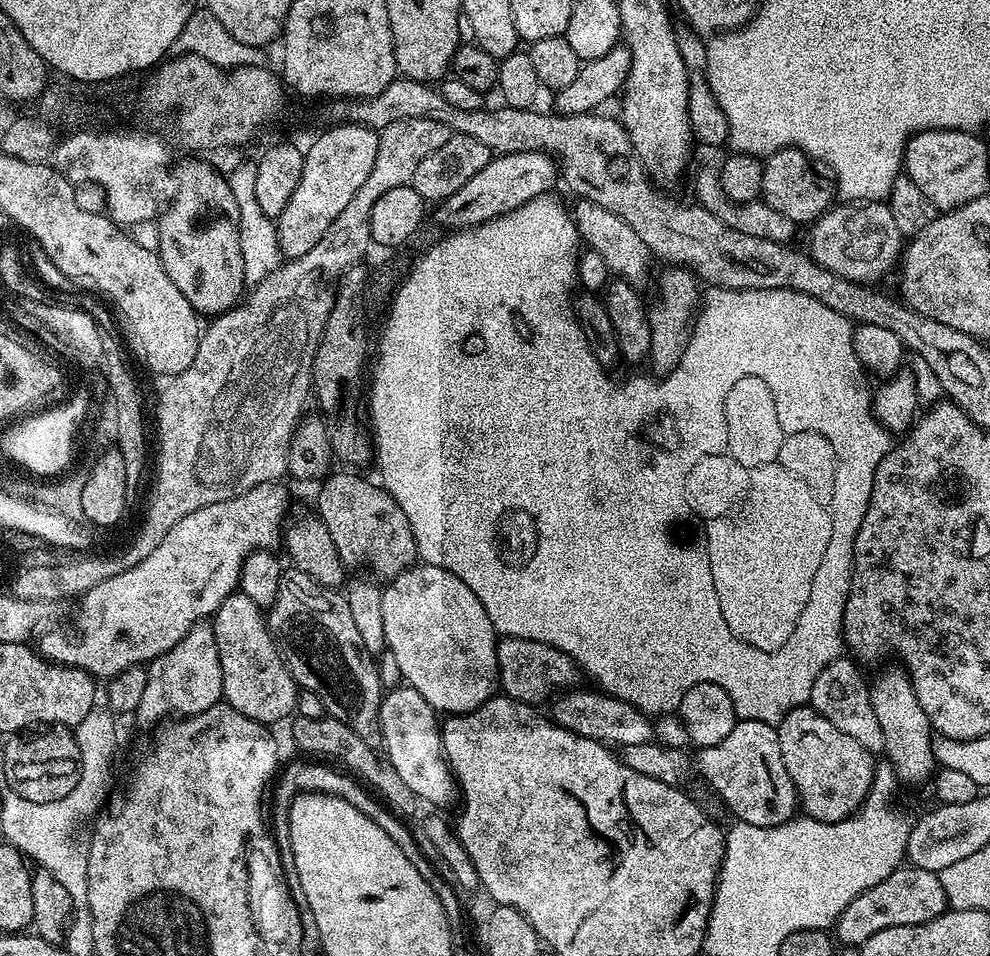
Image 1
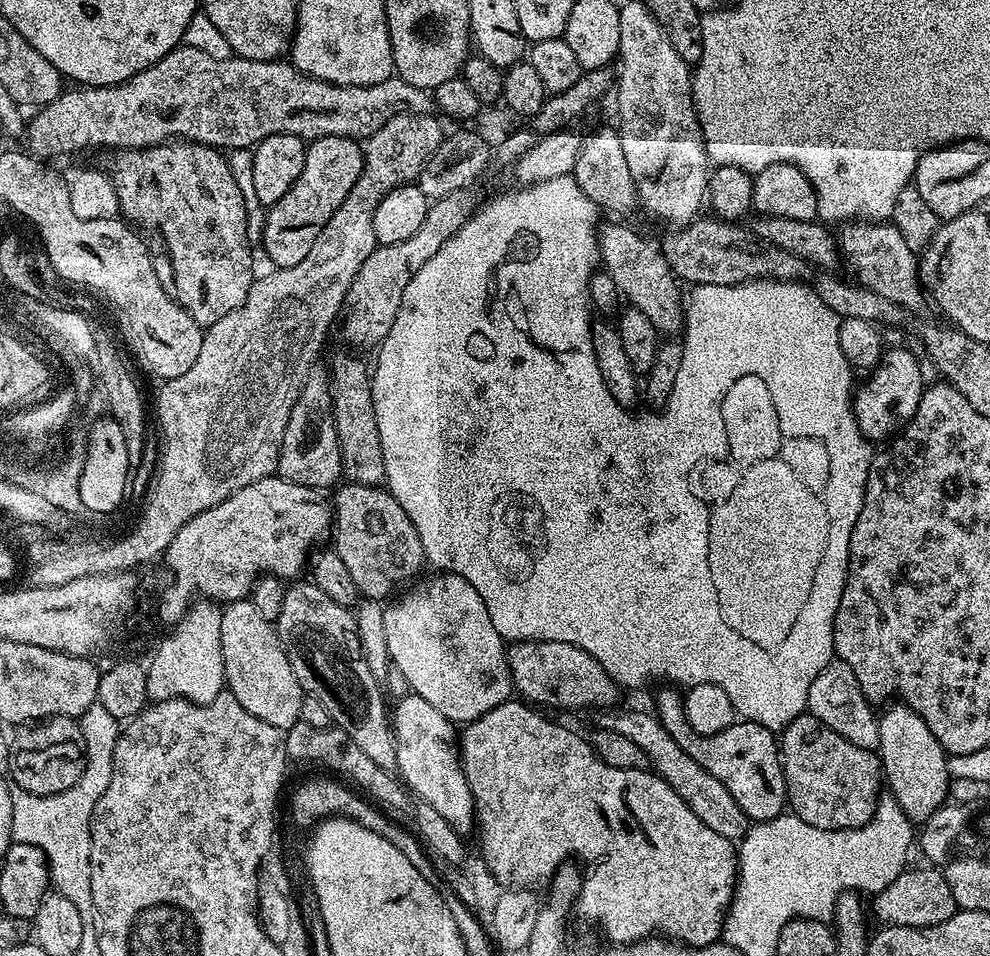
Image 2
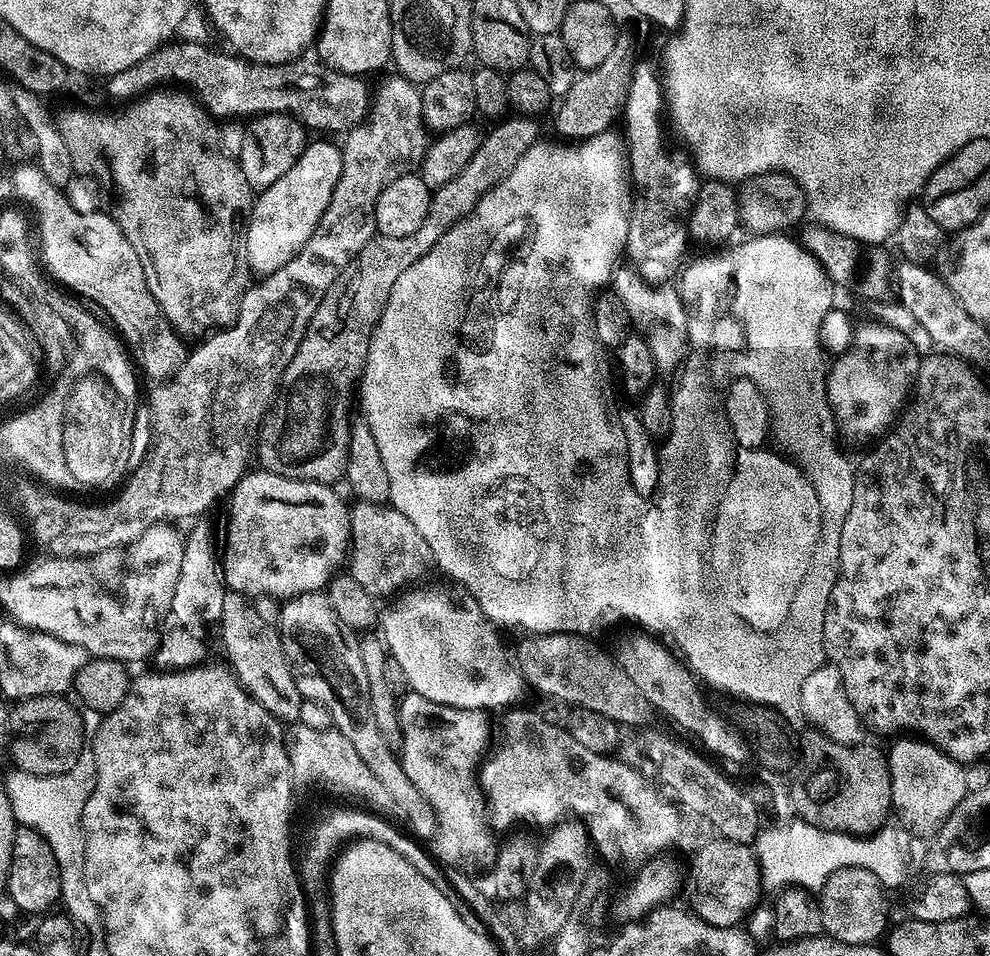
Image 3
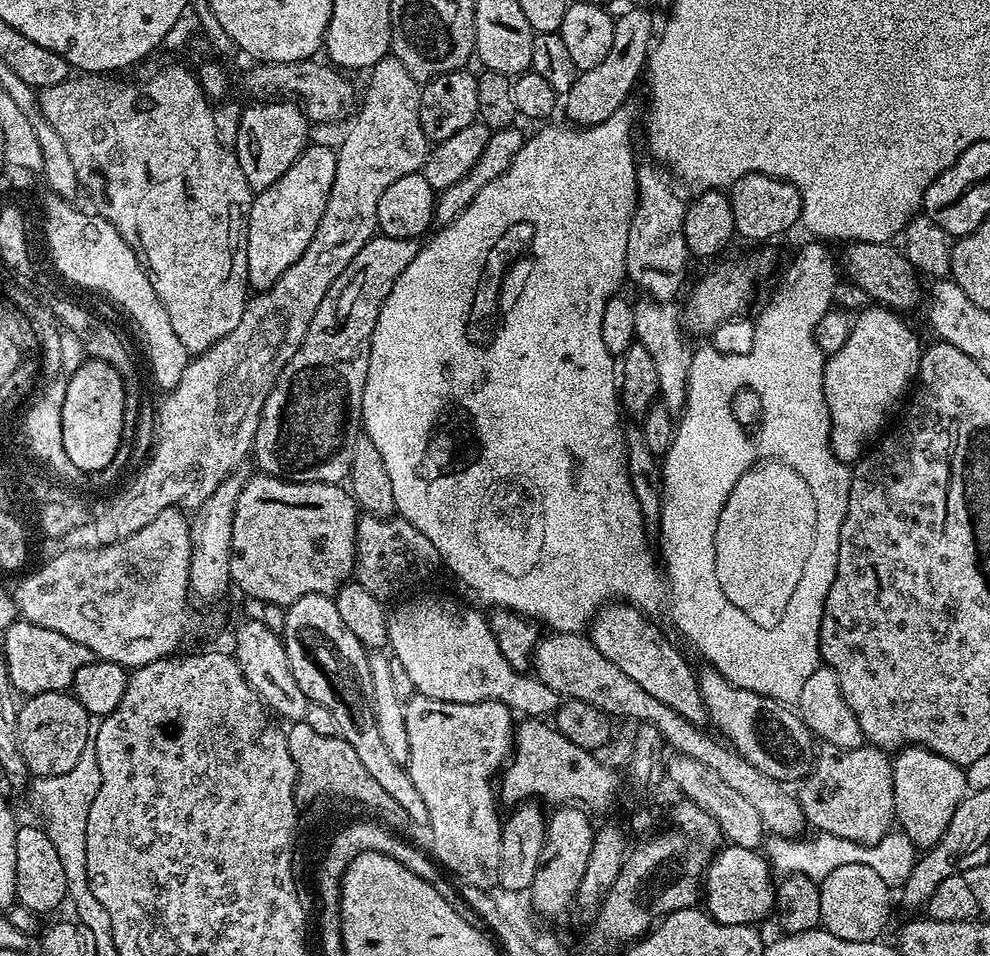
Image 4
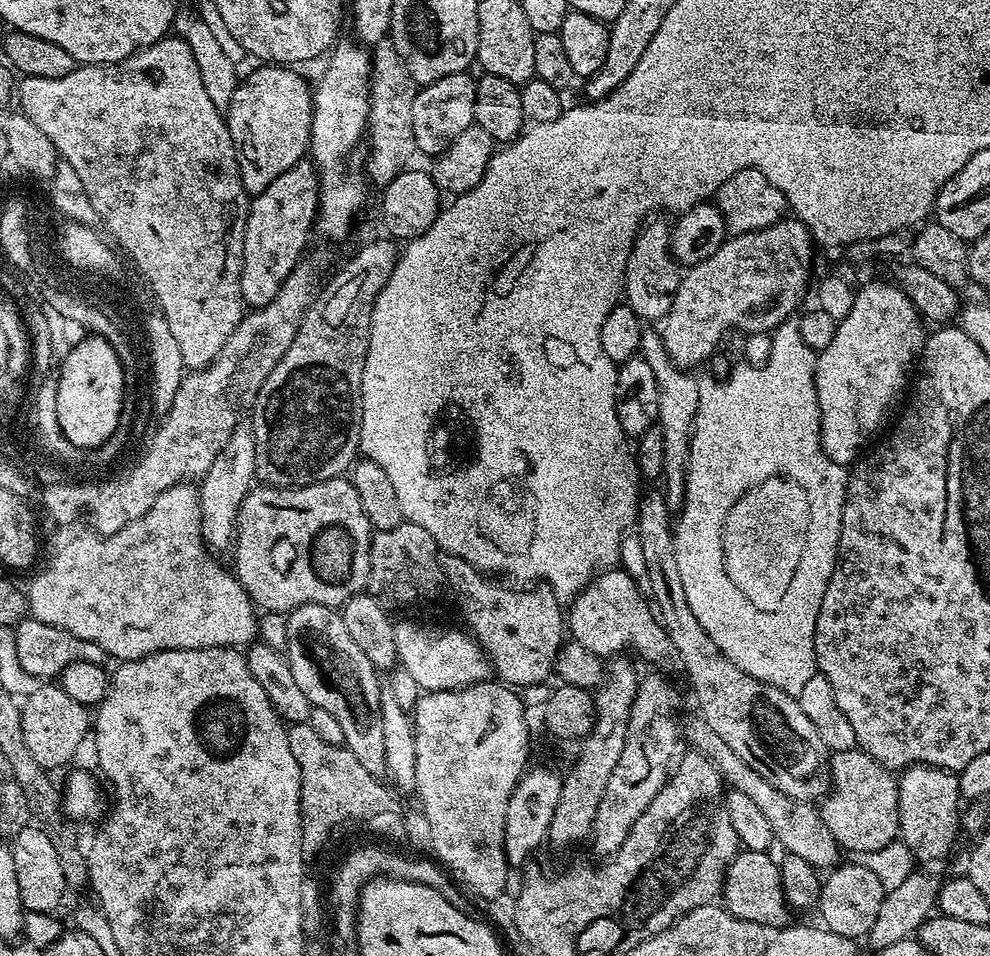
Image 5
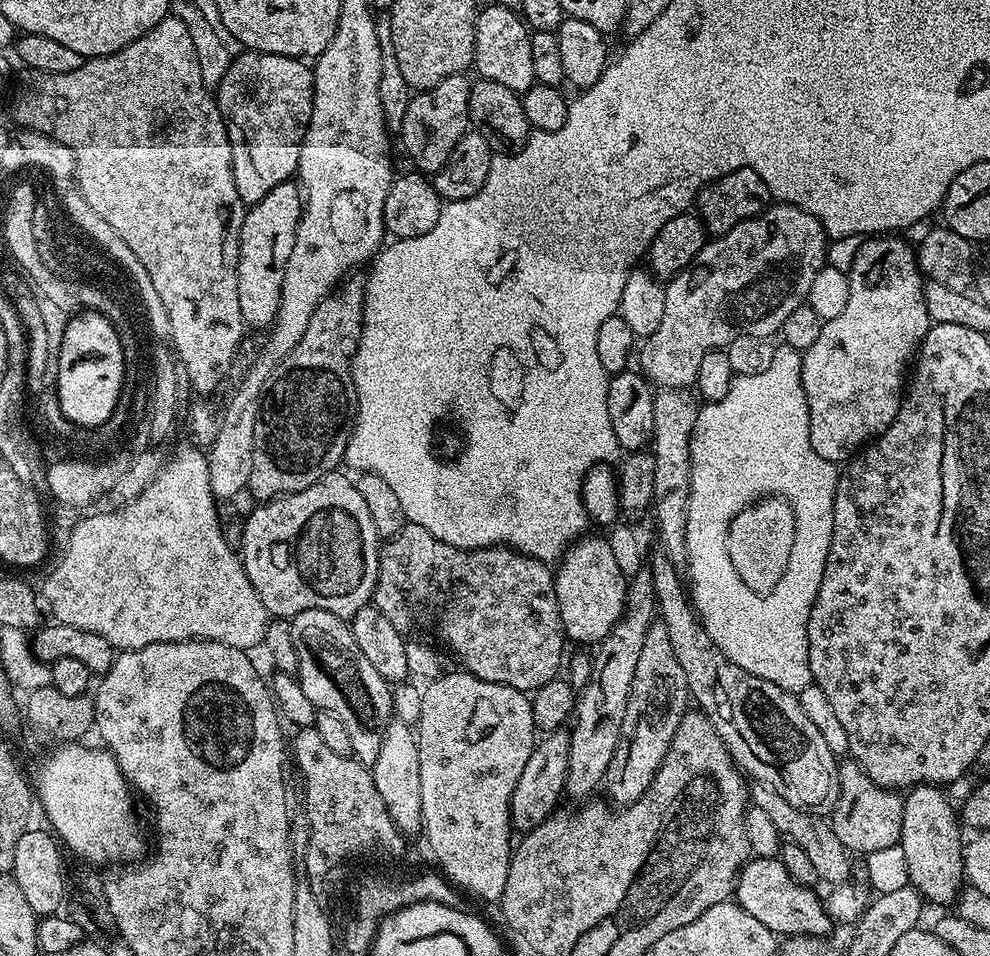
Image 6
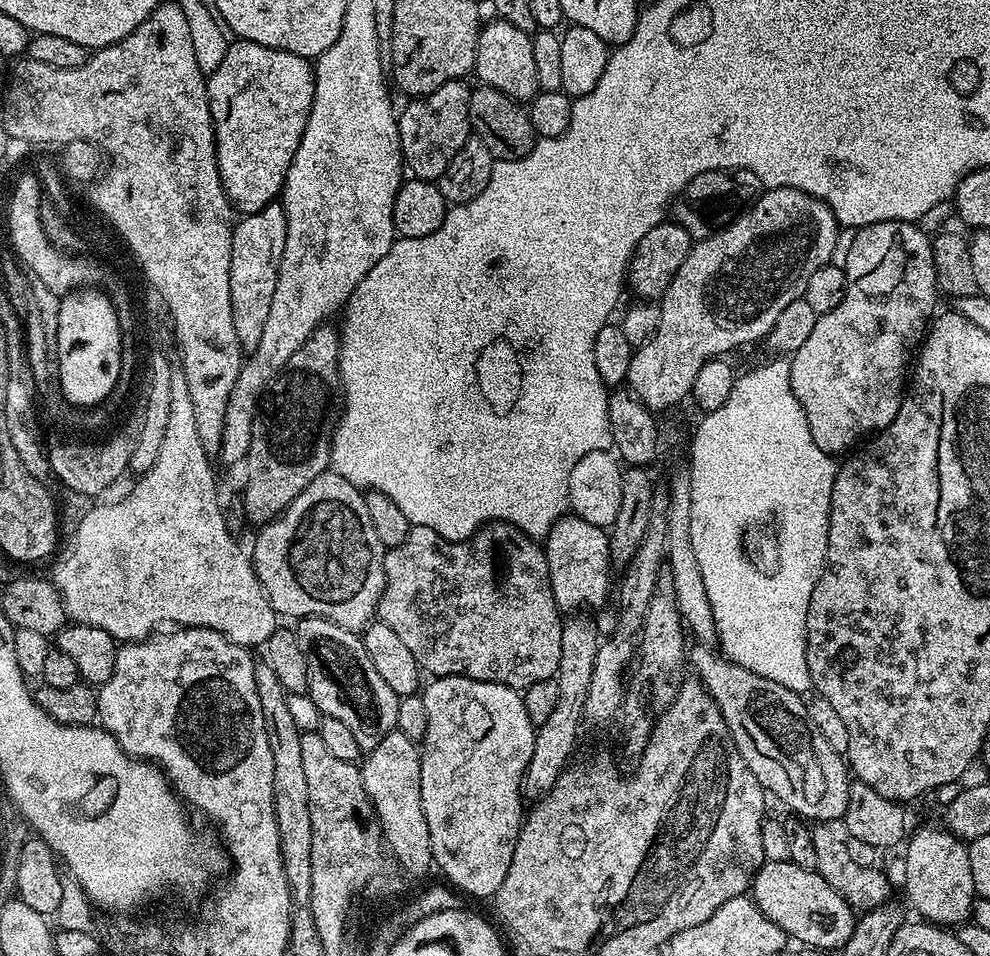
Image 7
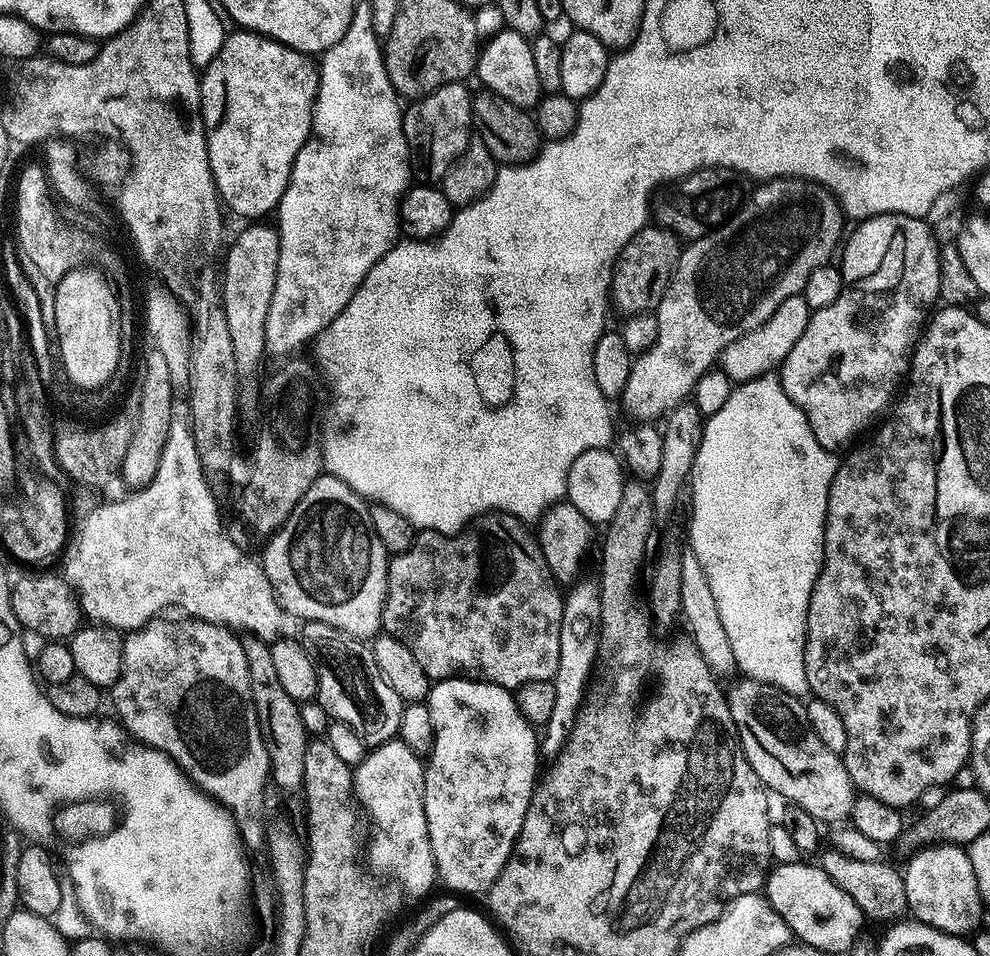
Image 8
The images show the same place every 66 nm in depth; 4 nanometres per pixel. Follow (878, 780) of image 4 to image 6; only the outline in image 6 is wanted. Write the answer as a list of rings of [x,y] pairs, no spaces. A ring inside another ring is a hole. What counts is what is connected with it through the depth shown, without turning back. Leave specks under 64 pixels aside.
[[[851,758],[840,764],[838,786],[840,793],[830,813],[830,823],[838,842],[842,842],[849,853],[867,854],[899,844],[904,817],[904,796],[899,791],[878,786],[878,782]]]

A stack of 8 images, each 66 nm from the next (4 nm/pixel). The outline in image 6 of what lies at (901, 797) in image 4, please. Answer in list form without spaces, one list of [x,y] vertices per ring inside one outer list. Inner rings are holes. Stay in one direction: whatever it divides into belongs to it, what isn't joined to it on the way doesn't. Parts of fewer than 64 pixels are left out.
[[[919,784],[904,796],[904,817],[899,845],[906,854],[909,885],[918,889],[929,905],[955,905],[965,887],[966,840],[965,837],[960,837],[960,828],[962,829],[962,824],[958,819],[957,809],[943,787]]]

